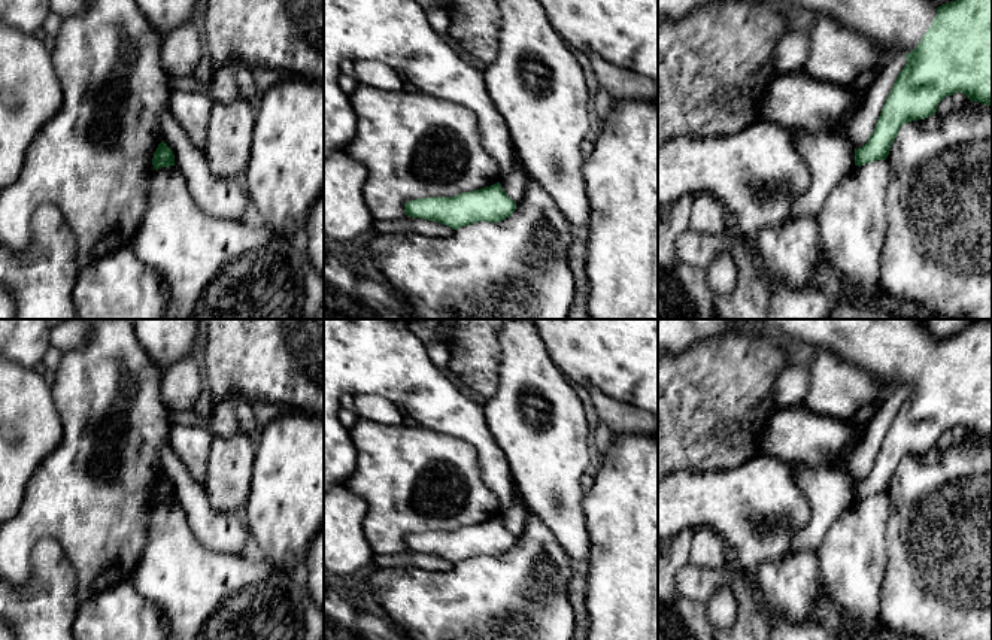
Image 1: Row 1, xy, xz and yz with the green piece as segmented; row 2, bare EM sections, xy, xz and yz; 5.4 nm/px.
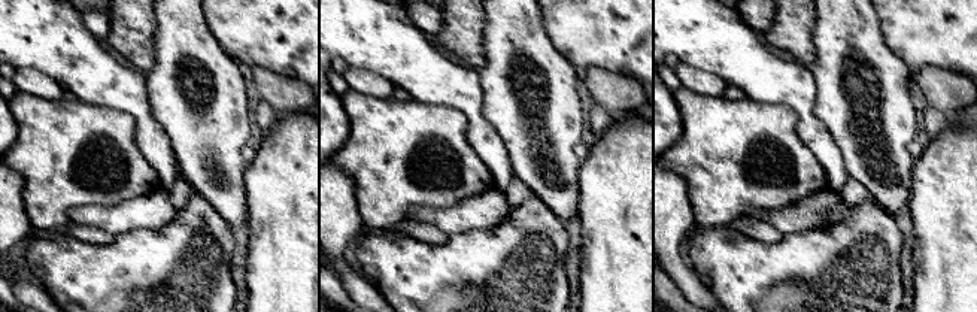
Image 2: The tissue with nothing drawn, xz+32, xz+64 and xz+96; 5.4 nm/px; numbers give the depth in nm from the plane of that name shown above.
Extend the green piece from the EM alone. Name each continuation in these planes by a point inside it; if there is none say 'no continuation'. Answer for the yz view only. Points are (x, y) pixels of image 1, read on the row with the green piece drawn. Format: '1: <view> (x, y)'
1: yz (888, 23)

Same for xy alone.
no continuation

